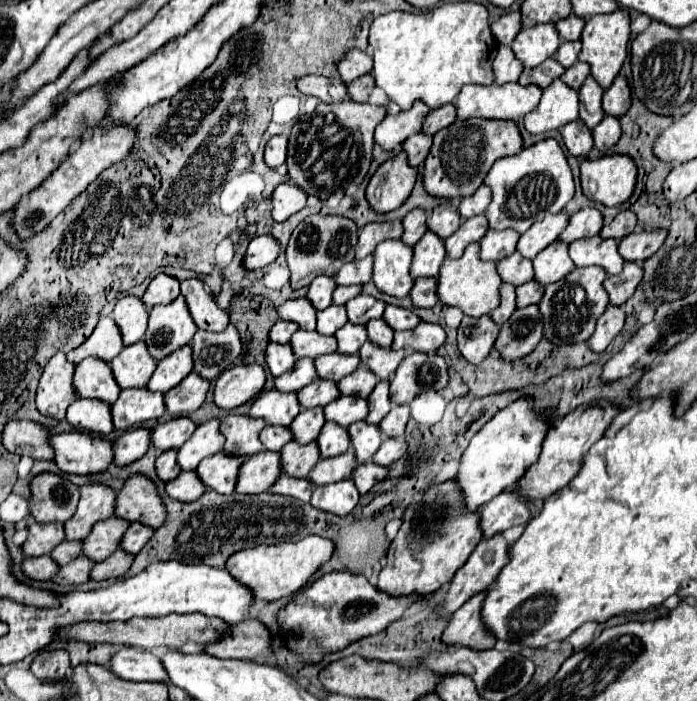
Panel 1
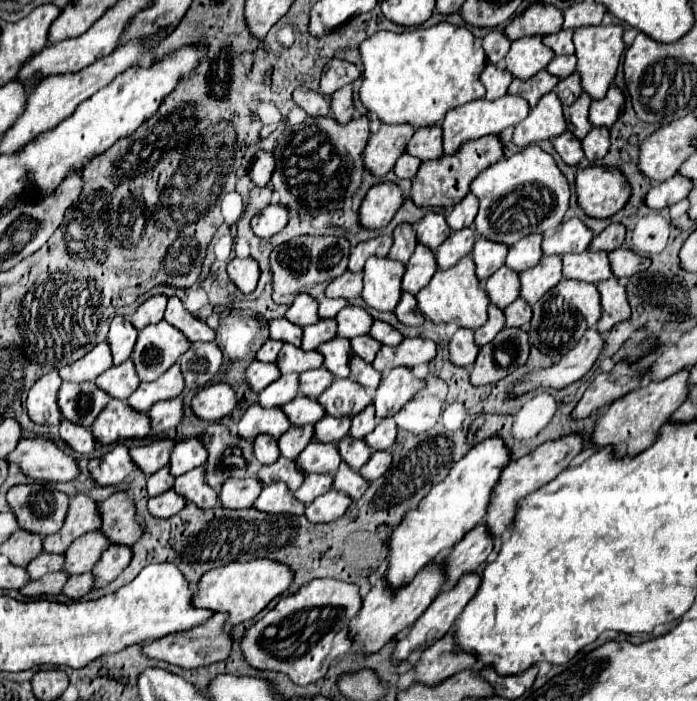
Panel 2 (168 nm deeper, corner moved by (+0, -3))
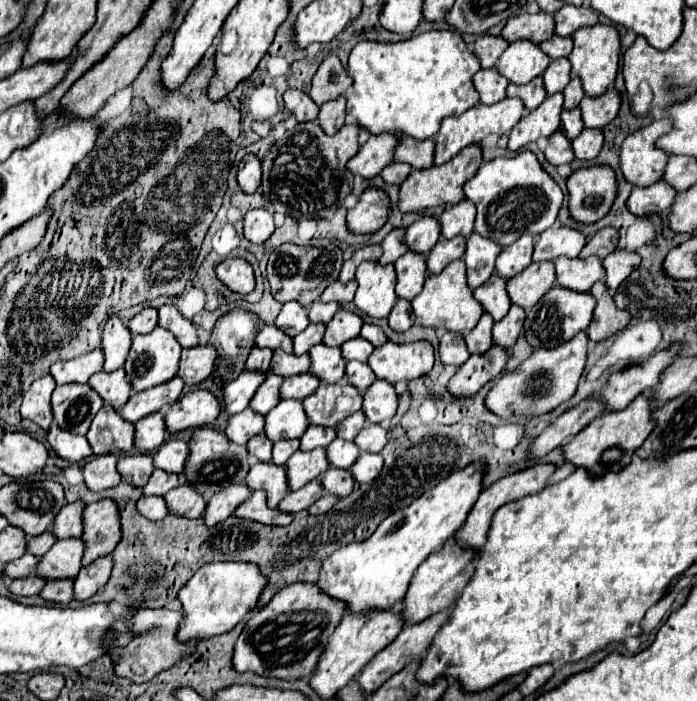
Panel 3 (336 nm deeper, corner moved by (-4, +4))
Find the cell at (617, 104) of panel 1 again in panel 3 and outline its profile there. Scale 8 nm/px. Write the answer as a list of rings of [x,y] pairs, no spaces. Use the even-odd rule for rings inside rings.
[[[608,89],[600,97],[584,97],[580,103],[582,111],[582,123],[588,129],[602,129],[608,125],[620,109],[620,93],[616,89]]]

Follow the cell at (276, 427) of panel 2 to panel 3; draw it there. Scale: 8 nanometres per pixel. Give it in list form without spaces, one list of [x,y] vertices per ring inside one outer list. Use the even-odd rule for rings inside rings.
[[[246,409],[246,411],[242,411],[242,413],[228,419],[224,433],[232,443],[246,445],[248,439],[262,433],[262,427],[264,427],[264,417],[254,415],[254,411]]]

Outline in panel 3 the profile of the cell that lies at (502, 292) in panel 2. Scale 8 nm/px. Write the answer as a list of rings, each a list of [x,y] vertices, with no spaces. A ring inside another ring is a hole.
[[[492,275],[482,287],[474,289],[474,299],[478,299],[484,313],[488,313],[494,323],[500,321],[512,305],[506,295],[506,279],[498,279],[498,275]]]

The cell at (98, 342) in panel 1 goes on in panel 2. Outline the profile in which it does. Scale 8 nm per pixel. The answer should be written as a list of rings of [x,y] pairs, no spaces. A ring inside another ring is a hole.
[[[100,342],[78,362],[60,368],[60,376],[62,380],[70,380],[70,382],[86,382],[86,380],[94,382],[94,378],[98,378],[98,374],[102,374],[110,366],[112,366],[110,346],[106,342]]]

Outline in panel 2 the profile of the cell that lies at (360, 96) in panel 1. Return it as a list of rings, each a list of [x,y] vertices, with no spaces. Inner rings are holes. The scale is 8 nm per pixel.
[[[350,84],[330,96],[330,108],[332,108],[332,116],[338,122],[348,122],[352,118],[354,94],[352,94],[352,86]]]

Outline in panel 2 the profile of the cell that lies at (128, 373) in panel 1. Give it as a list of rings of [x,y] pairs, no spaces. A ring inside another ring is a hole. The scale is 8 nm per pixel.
[[[126,360],[118,366],[112,366],[110,370],[102,372],[96,378],[96,384],[108,392],[112,398],[122,398],[126,400],[138,386],[140,386],[140,376],[136,372],[136,366],[132,360]]]

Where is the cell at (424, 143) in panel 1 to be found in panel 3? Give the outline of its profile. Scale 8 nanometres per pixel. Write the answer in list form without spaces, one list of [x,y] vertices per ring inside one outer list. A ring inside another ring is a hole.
[[[390,163],[380,173],[384,183],[388,183],[388,185],[400,185],[408,175],[410,175],[410,167],[406,167],[406,163]]]

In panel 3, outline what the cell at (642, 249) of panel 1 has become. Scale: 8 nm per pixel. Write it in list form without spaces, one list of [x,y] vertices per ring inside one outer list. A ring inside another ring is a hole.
[[[614,251],[602,261],[602,265],[606,269],[606,281],[604,283],[608,289],[614,291],[624,281],[624,279],[618,279],[618,271],[624,271],[624,273],[634,271],[640,265],[640,257],[636,253],[630,253],[630,251]]]

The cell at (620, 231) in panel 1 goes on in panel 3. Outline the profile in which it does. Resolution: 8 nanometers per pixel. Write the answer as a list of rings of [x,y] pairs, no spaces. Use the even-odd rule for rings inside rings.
[[[606,227],[602,231],[598,231],[580,251],[580,259],[586,259],[590,255],[596,255],[600,259],[604,259],[606,255],[610,255],[616,249],[616,241],[618,241],[618,231],[614,227]]]

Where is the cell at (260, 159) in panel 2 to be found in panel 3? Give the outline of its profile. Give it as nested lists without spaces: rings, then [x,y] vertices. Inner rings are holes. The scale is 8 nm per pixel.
[[[244,155],[244,159],[238,165],[238,175],[236,175],[240,189],[244,193],[254,193],[258,189],[260,175],[262,175],[260,159],[256,155]]]

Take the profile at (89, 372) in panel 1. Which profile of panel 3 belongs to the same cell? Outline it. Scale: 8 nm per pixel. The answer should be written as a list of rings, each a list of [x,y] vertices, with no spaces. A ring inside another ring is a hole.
[[[60,385],[52,393],[52,415],[58,427],[76,435],[86,435],[94,415],[102,407],[102,399],[88,385]]]

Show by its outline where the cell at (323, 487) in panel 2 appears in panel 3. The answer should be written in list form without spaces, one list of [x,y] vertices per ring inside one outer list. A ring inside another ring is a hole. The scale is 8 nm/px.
[[[310,481],[306,487],[298,489],[298,491],[290,491],[280,503],[278,503],[278,511],[282,513],[298,513],[298,511],[304,511],[308,509],[318,497],[322,497],[324,491],[322,491],[322,485],[318,481]]]

